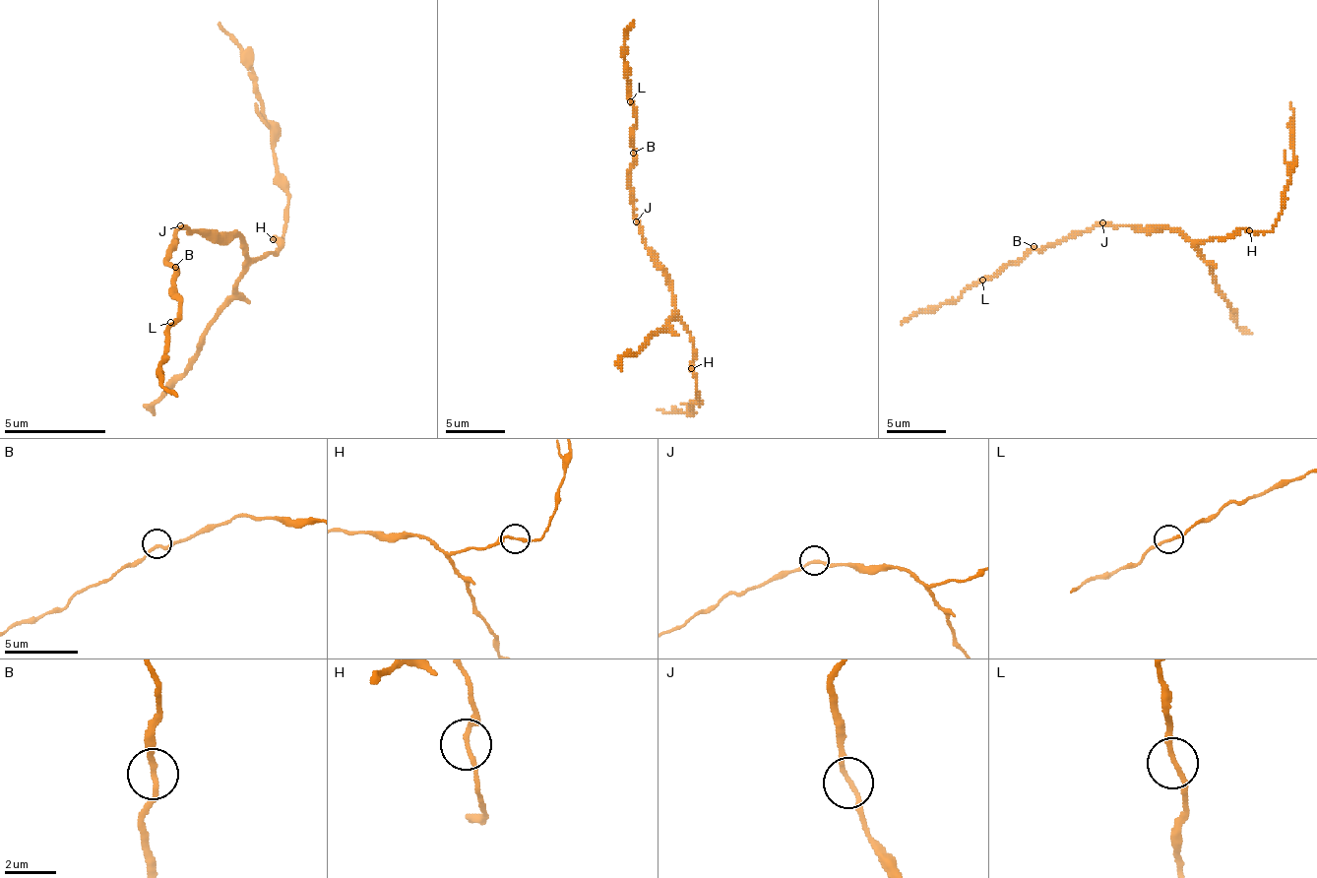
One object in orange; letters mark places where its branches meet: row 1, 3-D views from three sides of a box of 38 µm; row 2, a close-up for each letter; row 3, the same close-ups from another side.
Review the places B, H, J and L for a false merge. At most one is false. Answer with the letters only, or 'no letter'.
H

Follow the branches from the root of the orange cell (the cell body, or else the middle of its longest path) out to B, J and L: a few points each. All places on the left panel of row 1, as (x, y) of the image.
B: (220, 236), (206, 236), (201, 230), (180, 230), (170, 251), (170, 261), (175, 272), (175, 267)
J: (220, 236), (206, 236), (201, 230), (185, 230), (180, 225)
L: (220, 236), (206, 236), (201, 230), (180, 230), (175, 236), (170, 261), (175, 267), (180, 312), (170, 322)

